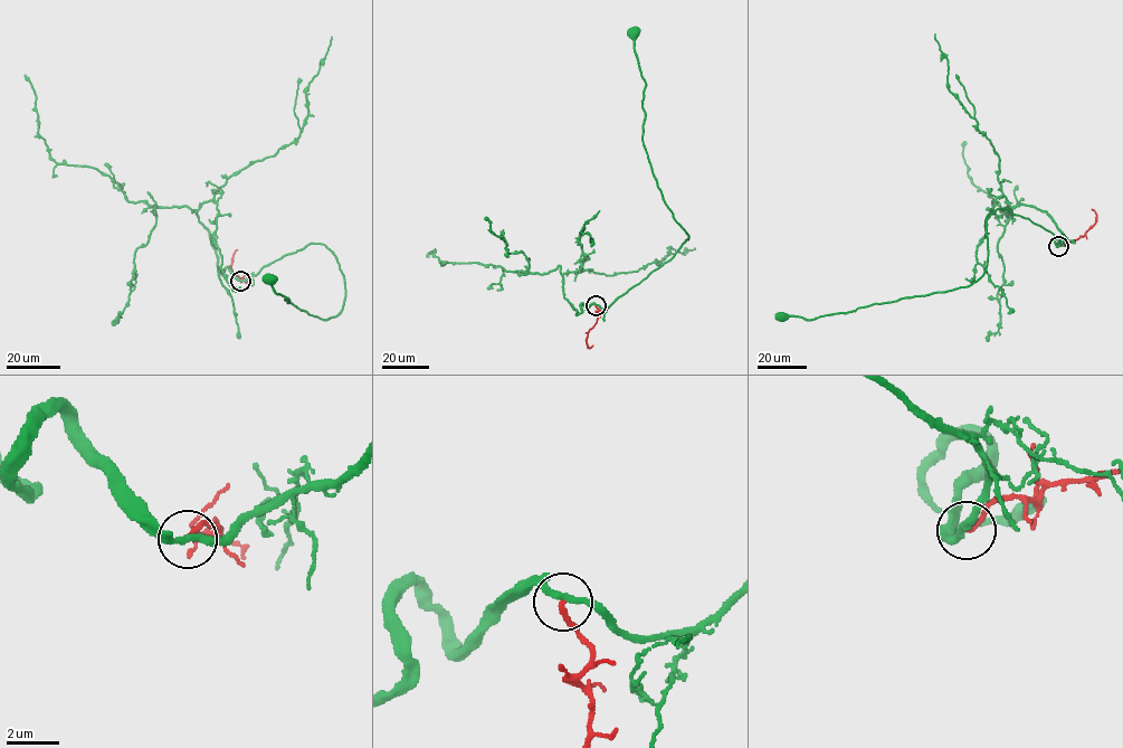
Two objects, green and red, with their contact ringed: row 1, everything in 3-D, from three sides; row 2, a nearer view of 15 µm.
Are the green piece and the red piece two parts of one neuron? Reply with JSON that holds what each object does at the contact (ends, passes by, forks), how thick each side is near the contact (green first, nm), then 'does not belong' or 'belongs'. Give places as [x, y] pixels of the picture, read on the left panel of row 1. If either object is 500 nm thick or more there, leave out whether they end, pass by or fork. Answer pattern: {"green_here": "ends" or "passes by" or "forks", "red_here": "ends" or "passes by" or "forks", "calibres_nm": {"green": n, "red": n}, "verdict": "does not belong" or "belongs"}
{"green_here": "passes by", "red_here": "ends", "calibres_nm": {"green": 240, "red": 190}, "verdict": "does not belong"}

